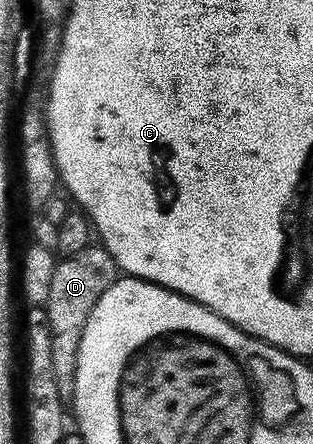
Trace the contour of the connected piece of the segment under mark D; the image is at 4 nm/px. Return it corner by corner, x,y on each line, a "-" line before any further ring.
91,245
80,253
59,258
54,264
52,285
48,288
48,297
44,304
46,324
50,327
52,341
52,373
58,382
60,393
64,397
73,396
76,365
80,341
84,337
84,325
104,289
119,278
120,268
109,251
101,245

